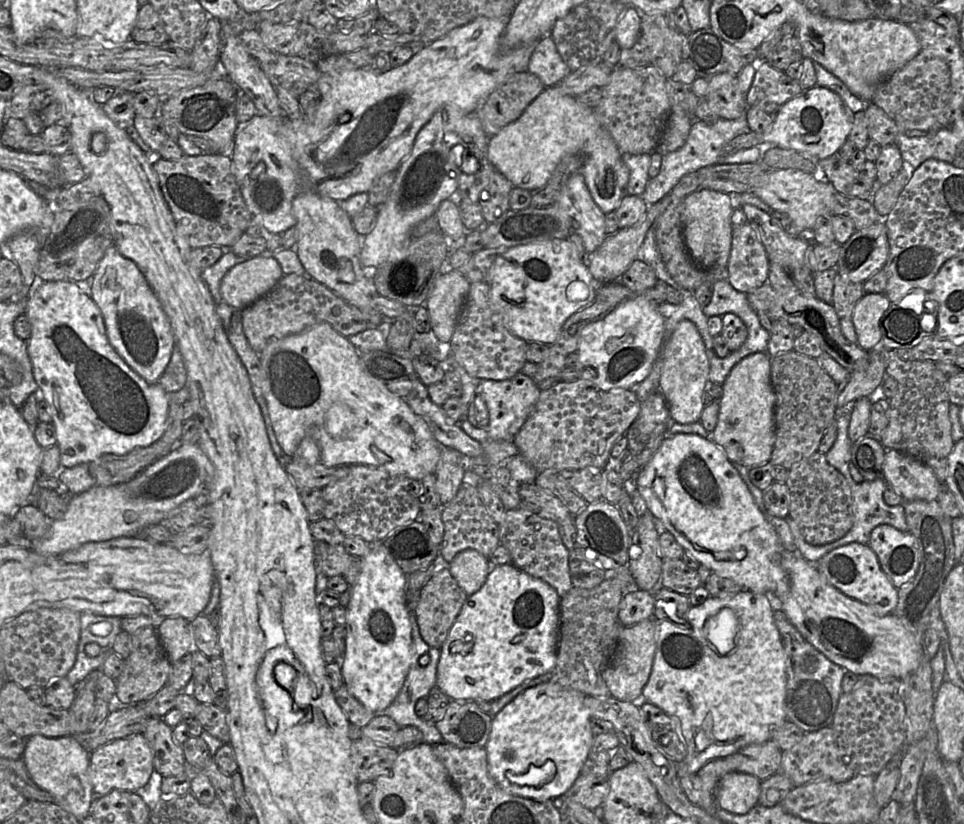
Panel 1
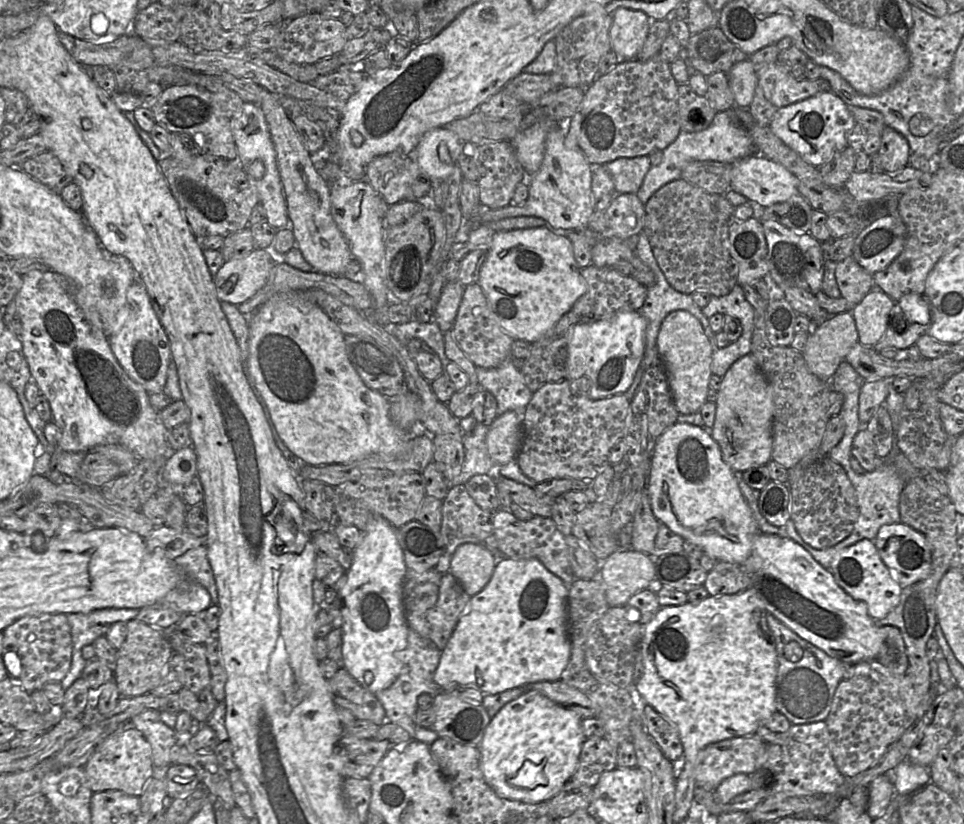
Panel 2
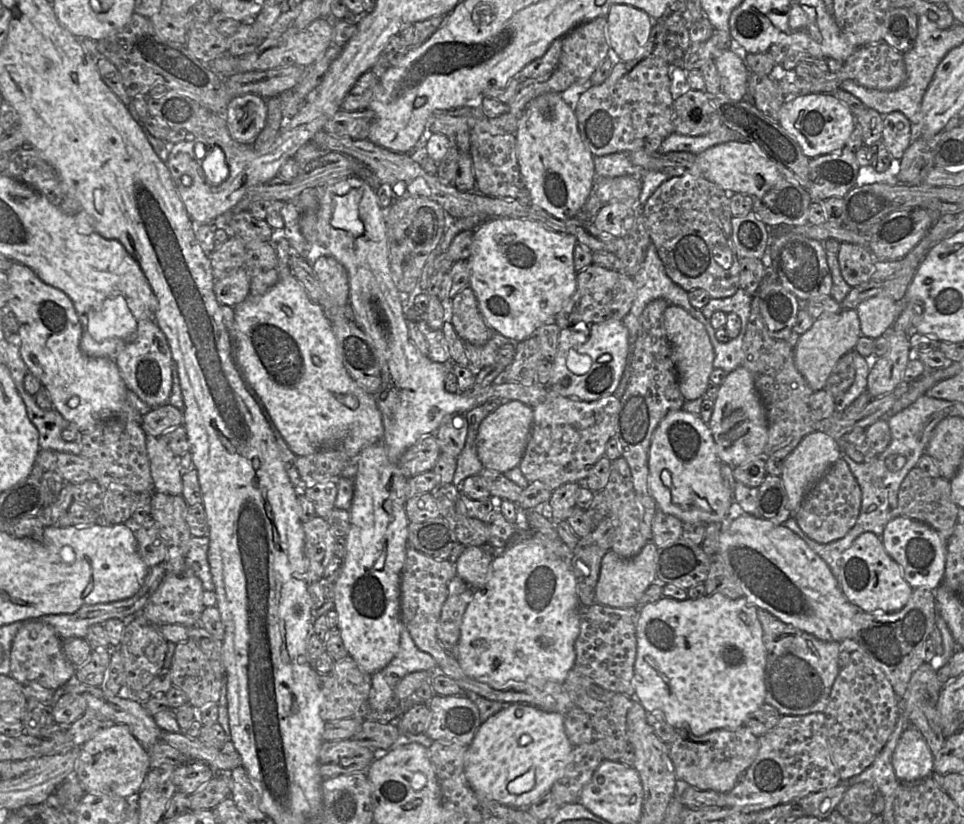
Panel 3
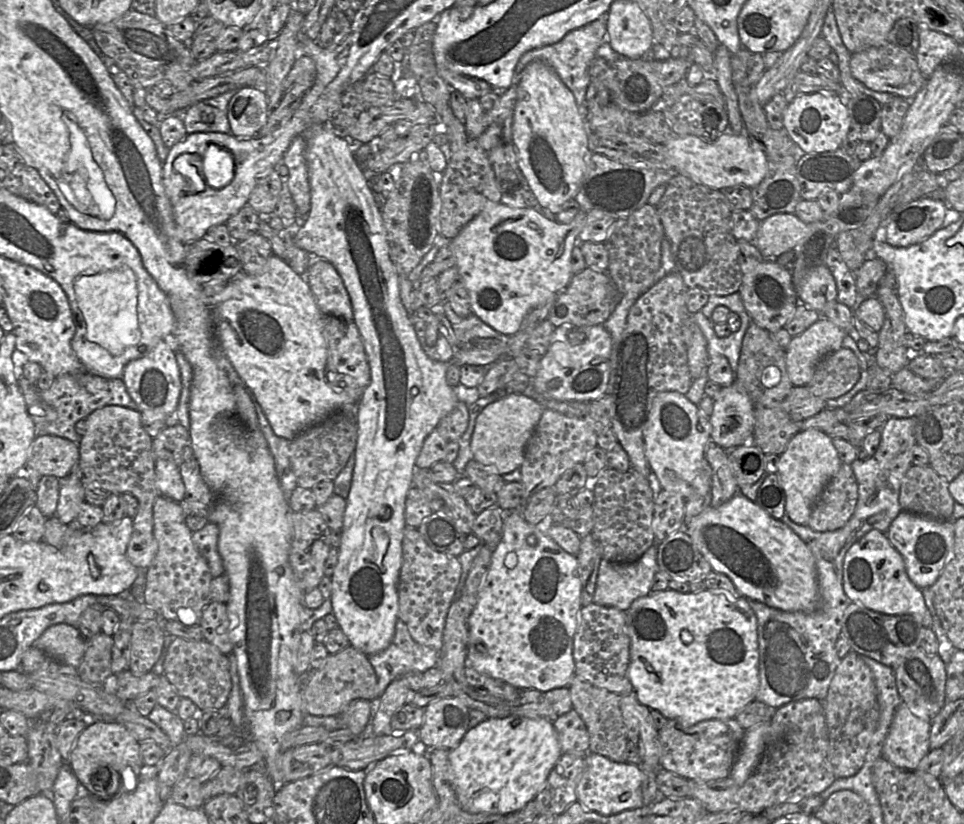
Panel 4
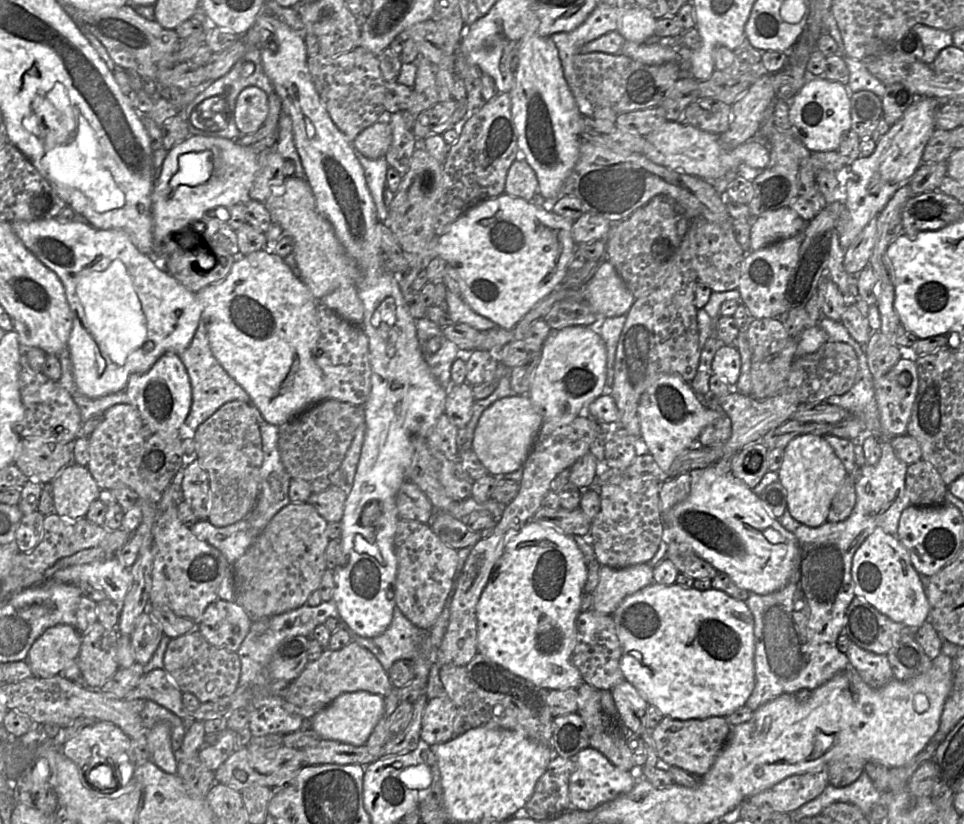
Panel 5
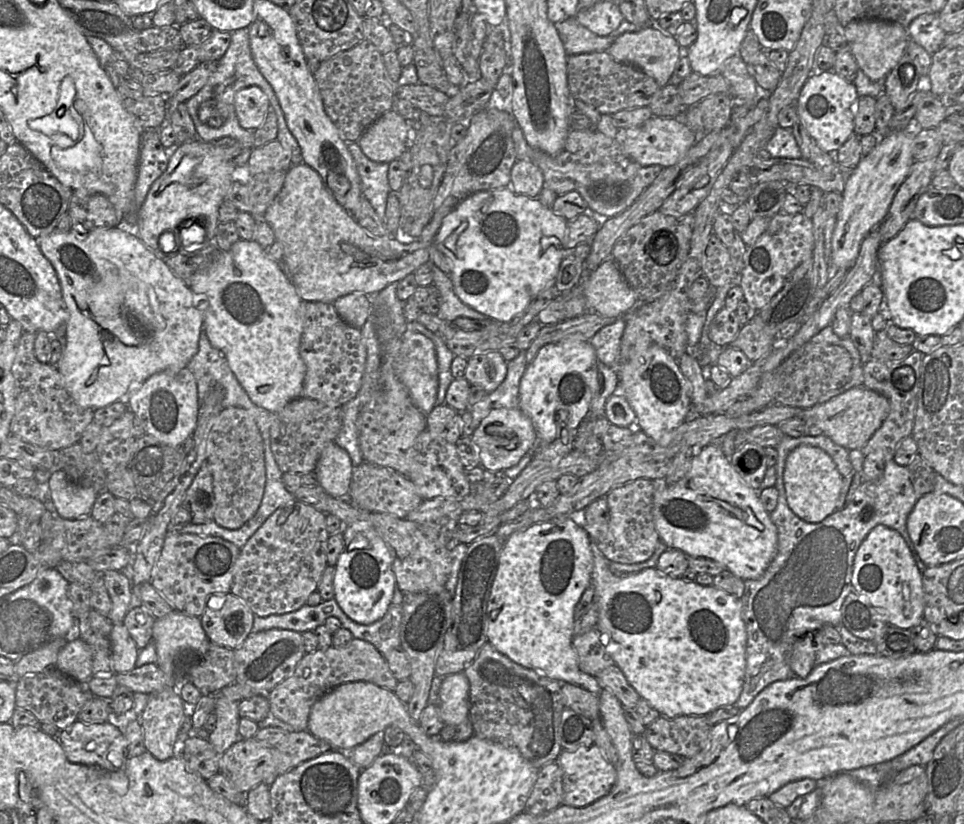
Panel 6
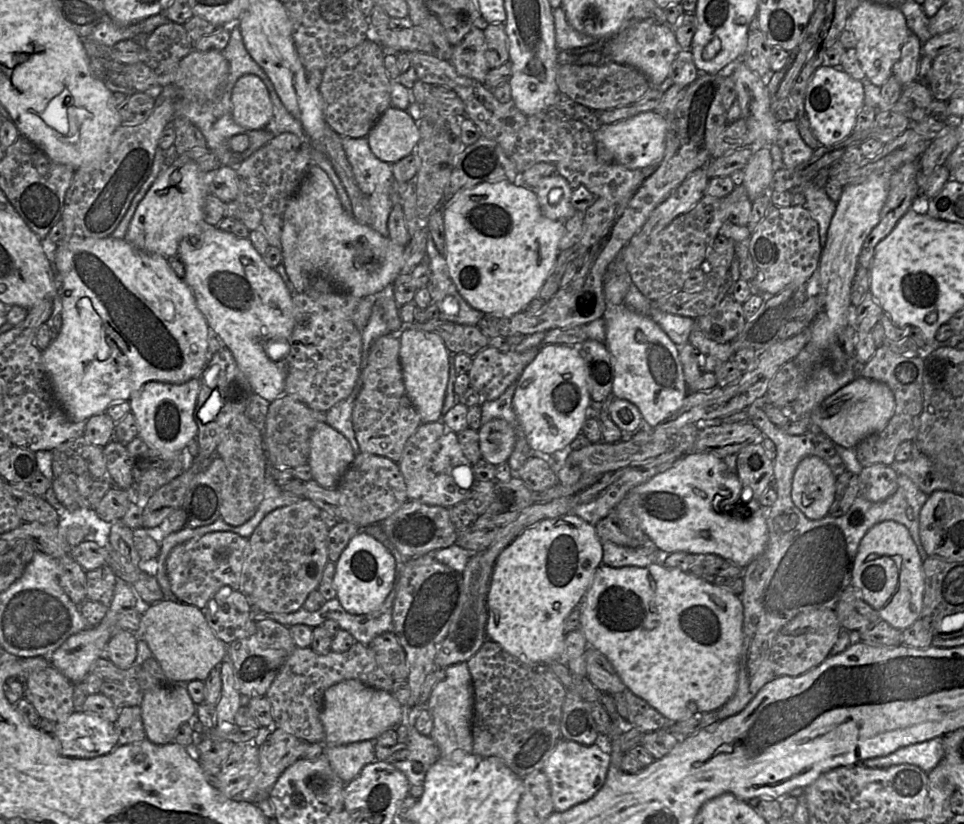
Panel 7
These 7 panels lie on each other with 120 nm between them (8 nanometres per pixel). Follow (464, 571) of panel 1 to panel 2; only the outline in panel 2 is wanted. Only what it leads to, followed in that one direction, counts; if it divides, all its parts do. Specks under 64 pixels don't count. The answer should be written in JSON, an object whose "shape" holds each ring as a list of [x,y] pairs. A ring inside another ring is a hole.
{"shape":[[[464,543],[452,554],[450,573],[472,597],[488,584],[495,565],[495,556],[482,544]]]}

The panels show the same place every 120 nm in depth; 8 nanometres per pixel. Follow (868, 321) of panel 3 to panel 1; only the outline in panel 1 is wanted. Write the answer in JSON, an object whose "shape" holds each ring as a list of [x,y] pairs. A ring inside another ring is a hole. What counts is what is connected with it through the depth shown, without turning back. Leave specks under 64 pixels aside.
{"shape":[[[866,293],[856,304],[852,321],[862,349],[870,351],[882,339],[880,320],[890,305],[885,293]]]}

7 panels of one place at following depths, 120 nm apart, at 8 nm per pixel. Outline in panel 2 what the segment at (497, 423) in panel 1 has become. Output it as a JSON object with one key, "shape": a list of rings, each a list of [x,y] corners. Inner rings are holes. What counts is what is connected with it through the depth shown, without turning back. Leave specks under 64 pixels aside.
{"shape":[[[512,356],[507,357],[499,366],[493,368],[483,368],[477,367],[475,369],[477,376],[478,376],[478,383],[484,390],[489,391],[497,401],[497,416],[505,413],[506,411],[514,411],[517,415],[519,420],[522,422],[523,428],[523,421],[525,418],[525,412],[527,406],[533,396],[533,392],[528,388],[524,376],[522,375],[521,371],[516,369],[512,364]]]}

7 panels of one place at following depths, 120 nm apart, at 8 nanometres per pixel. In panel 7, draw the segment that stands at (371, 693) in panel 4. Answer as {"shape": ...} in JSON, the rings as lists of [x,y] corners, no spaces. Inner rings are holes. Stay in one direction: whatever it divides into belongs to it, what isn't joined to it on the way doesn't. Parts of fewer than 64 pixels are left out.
{"shape":[[[356,642],[346,652],[330,651],[325,655],[315,653],[310,647],[295,647],[265,694],[271,703],[274,727],[308,743],[324,743],[325,731],[320,719],[324,693],[330,686],[350,679],[389,692],[394,683],[377,664],[368,645]]]}

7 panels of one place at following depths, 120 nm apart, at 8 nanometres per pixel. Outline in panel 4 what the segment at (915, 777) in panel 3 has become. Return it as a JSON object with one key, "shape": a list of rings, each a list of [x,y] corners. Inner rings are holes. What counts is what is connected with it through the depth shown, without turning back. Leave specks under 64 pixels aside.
{"shape":[[[902,702],[884,740],[882,757],[897,768],[915,771],[930,751],[931,727],[924,708]]]}

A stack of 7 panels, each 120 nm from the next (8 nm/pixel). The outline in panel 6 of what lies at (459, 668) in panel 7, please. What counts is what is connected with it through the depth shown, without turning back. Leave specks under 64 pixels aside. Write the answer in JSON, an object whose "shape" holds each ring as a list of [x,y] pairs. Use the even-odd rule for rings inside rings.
{"shape":[[[464,672],[443,678],[438,706],[445,724],[457,727],[469,718],[469,692],[469,681]]]}

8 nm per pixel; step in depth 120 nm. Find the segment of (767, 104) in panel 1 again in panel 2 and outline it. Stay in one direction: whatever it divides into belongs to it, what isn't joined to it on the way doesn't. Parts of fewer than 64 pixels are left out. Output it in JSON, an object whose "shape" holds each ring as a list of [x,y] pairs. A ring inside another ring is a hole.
{"shape":[[[776,64],[767,65],[757,72],[758,87],[766,99],[777,108],[810,98],[821,91],[830,91],[830,83],[821,77],[816,80],[797,80]]]}

